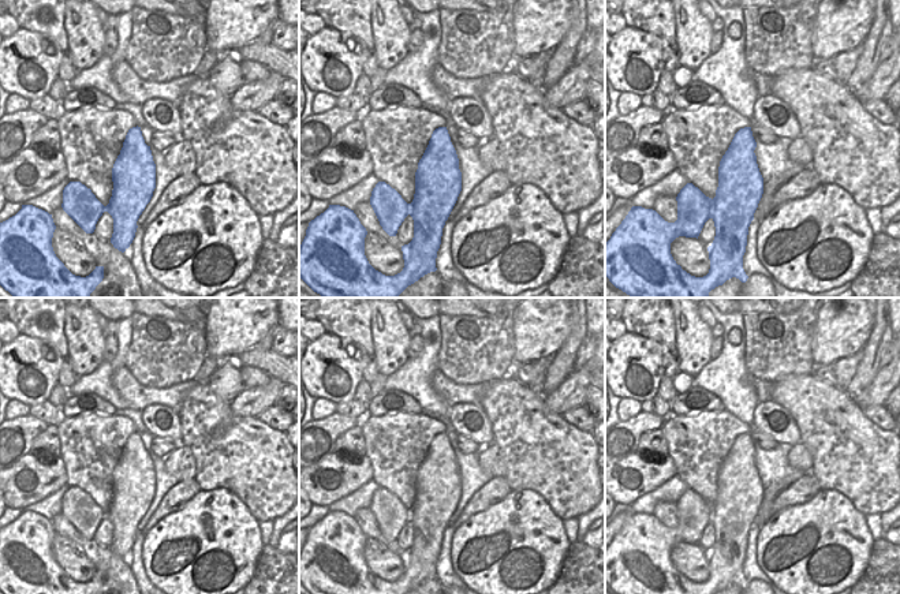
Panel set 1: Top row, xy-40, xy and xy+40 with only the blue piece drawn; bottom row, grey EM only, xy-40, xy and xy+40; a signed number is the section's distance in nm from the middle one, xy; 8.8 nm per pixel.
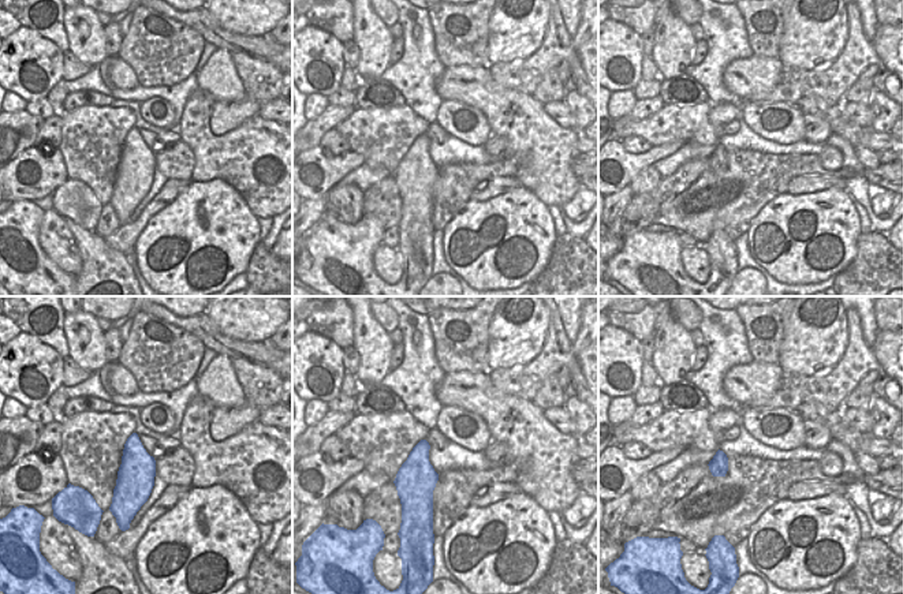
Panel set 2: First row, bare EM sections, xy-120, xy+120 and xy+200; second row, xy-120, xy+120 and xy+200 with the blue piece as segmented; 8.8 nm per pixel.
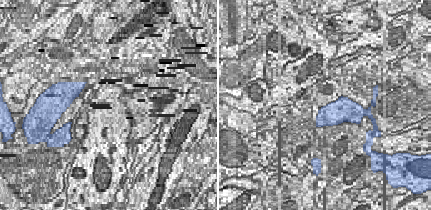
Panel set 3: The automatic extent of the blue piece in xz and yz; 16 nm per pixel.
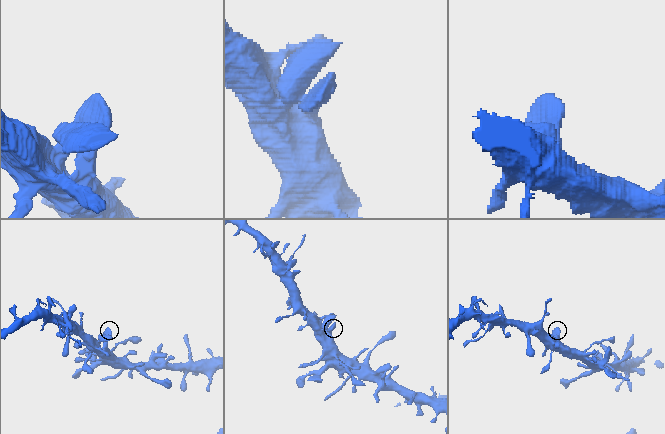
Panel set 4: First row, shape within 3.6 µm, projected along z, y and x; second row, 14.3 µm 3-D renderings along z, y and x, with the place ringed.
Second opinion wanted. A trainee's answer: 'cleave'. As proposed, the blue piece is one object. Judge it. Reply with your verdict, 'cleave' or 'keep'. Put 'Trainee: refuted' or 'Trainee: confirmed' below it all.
keep
Trainee: refuted

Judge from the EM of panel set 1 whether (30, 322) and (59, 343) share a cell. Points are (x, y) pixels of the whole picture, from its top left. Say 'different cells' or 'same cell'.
same cell

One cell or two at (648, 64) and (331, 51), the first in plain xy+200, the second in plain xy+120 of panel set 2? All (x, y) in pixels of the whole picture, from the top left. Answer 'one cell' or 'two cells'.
two cells

